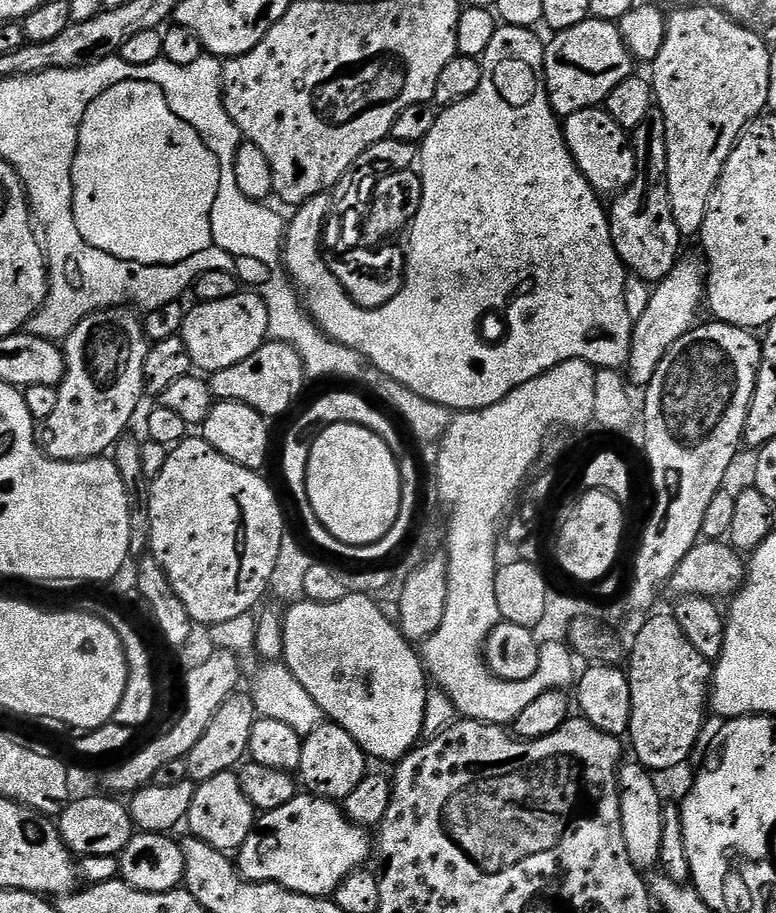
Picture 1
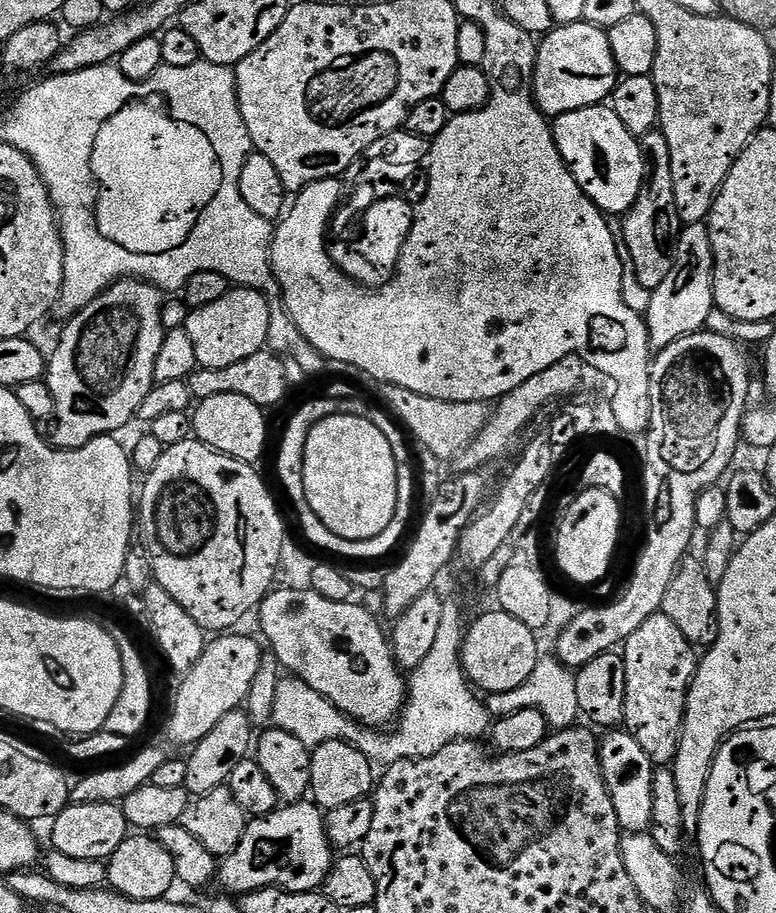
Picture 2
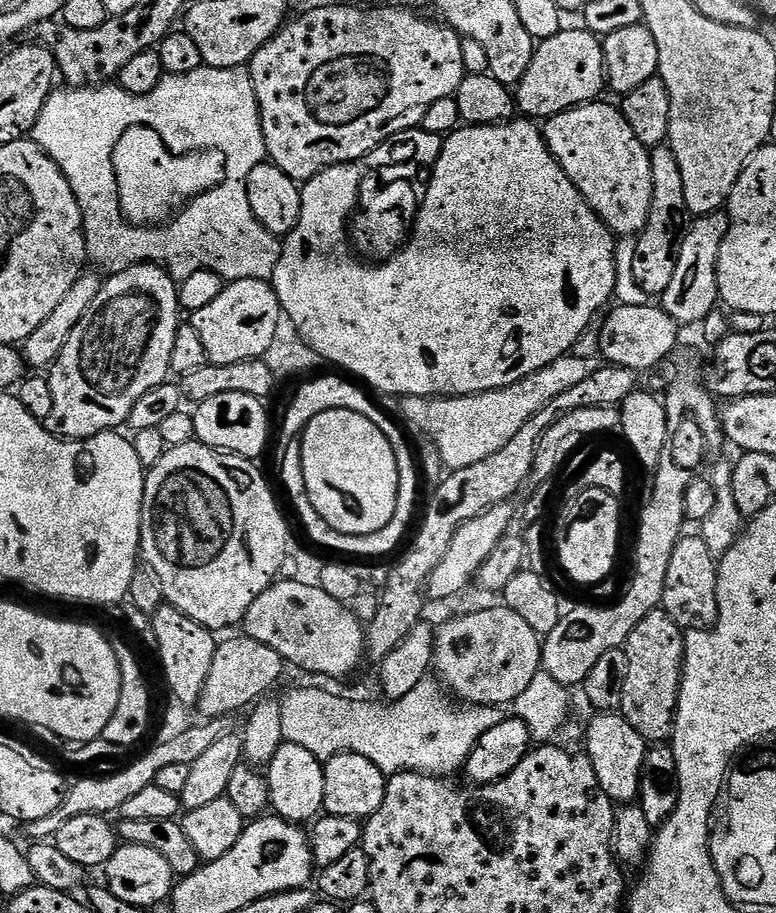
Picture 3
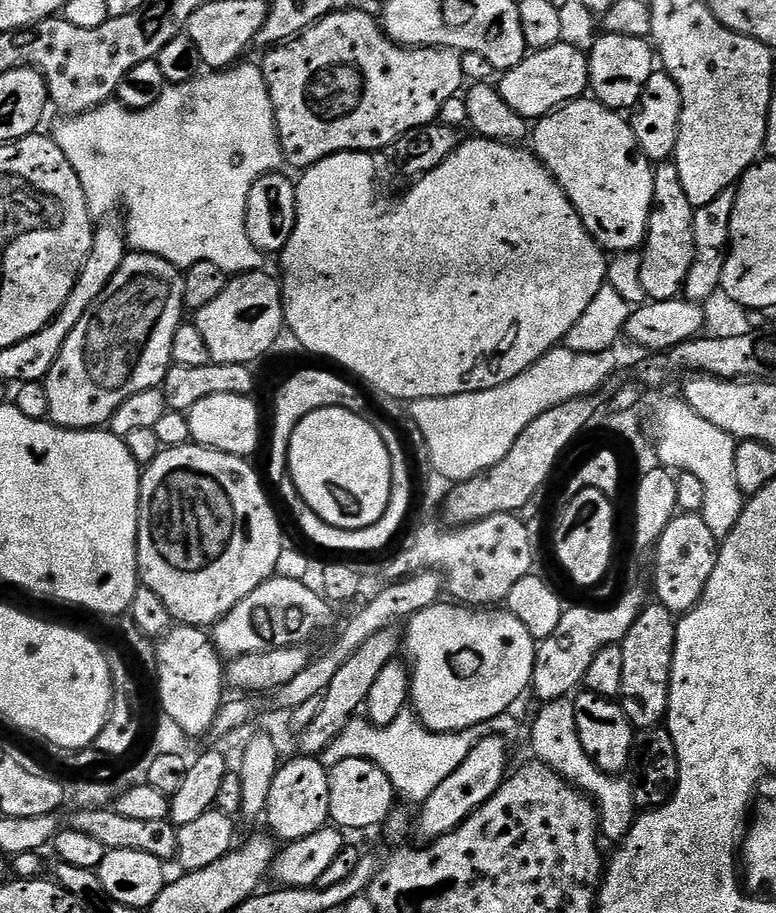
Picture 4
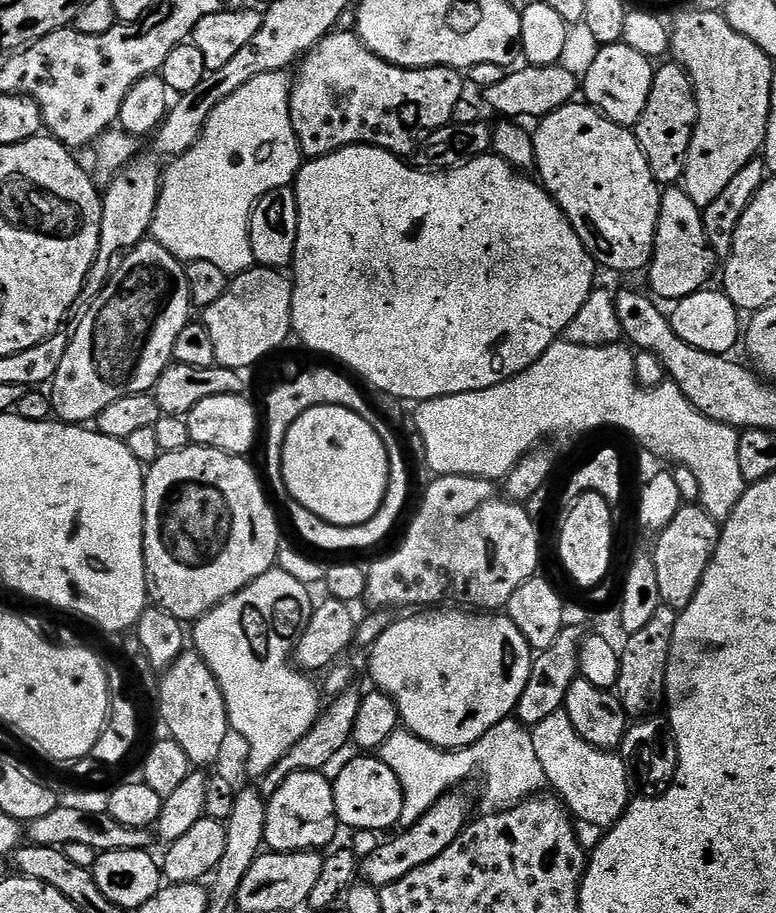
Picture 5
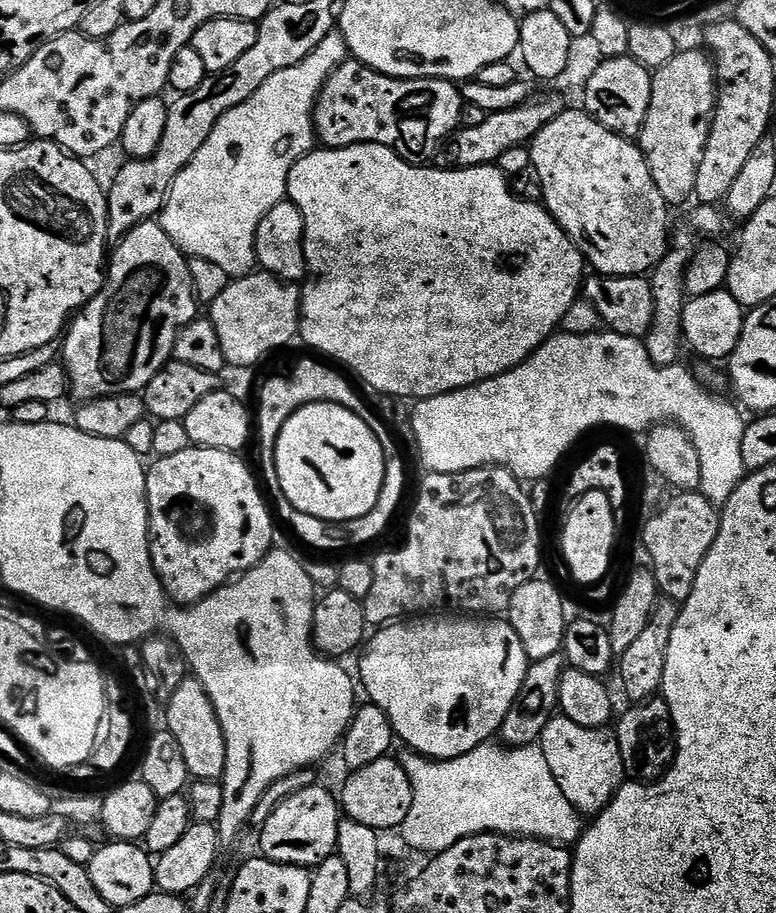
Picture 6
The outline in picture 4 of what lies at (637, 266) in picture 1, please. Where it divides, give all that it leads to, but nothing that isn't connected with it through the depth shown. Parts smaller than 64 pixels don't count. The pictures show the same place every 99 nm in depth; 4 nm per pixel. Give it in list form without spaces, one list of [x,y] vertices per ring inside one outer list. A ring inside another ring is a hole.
[[[674,162],[657,163],[654,168],[654,203],[648,236],[640,252],[642,285],[649,301],[675,300],[683,293],[690,266],[696,257],[693,211],[690,198],[686,198],[686,189],[682,187],[678,166]]]

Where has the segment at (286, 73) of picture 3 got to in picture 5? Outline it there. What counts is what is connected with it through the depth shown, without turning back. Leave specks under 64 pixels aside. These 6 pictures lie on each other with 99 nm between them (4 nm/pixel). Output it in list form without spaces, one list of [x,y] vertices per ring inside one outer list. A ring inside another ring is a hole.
[[[340,31],[329,32],[302,57],[291,81],[290,118],[294,122],[300,151],[305,157],[329,156],[352,144],[372,144],[388,152],[405,154],[411,150],[412,143],[414,148],[418,138],[451,121],[454,106],[458,106],[465,95],[466,80],[457,69],[399,68],[375,56],[355,31]]]

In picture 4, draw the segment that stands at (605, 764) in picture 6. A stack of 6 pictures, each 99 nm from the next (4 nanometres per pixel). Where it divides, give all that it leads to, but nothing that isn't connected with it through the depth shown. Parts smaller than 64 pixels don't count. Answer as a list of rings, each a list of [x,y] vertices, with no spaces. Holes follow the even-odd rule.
[[[572,698],[549,700],[532,724],[532,752],[537,761],[550,766],[563,780],[585,792],[600,815],[600,834],[605,841],[619,842],[630,834],[638,815],[631,779],[620,774],[604,772],[593,762],[590,754],[582,750],[582,742],[576,729],[576,701]]]

